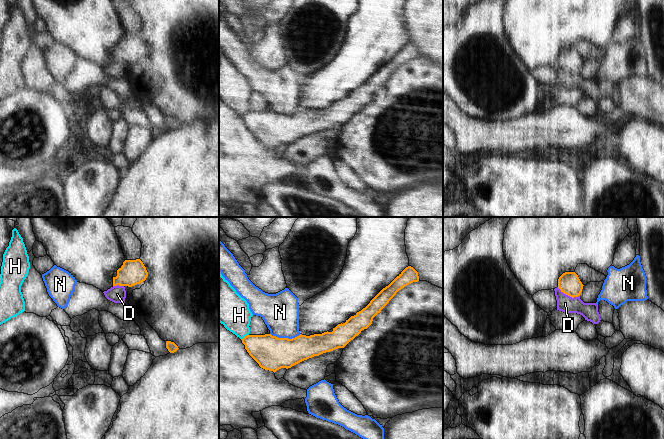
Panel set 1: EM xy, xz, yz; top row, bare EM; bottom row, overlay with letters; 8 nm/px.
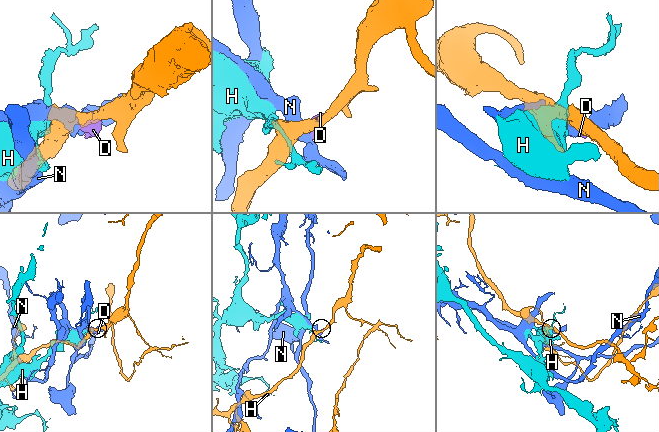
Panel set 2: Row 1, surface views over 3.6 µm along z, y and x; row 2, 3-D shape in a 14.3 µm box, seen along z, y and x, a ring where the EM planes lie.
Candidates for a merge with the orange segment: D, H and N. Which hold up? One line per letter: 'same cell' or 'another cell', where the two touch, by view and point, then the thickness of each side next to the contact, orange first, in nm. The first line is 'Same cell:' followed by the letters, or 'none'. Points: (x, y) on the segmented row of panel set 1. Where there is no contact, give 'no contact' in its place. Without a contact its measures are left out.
Same cell: D
D: same cell; contact yz (568, 295); calibres 180 and 140 nm
H: another cell; contact xz (245, 336); calibres 280 and 280 nm
N: another cell; contact xz (285, 338); calibres 280 and 300 nm

